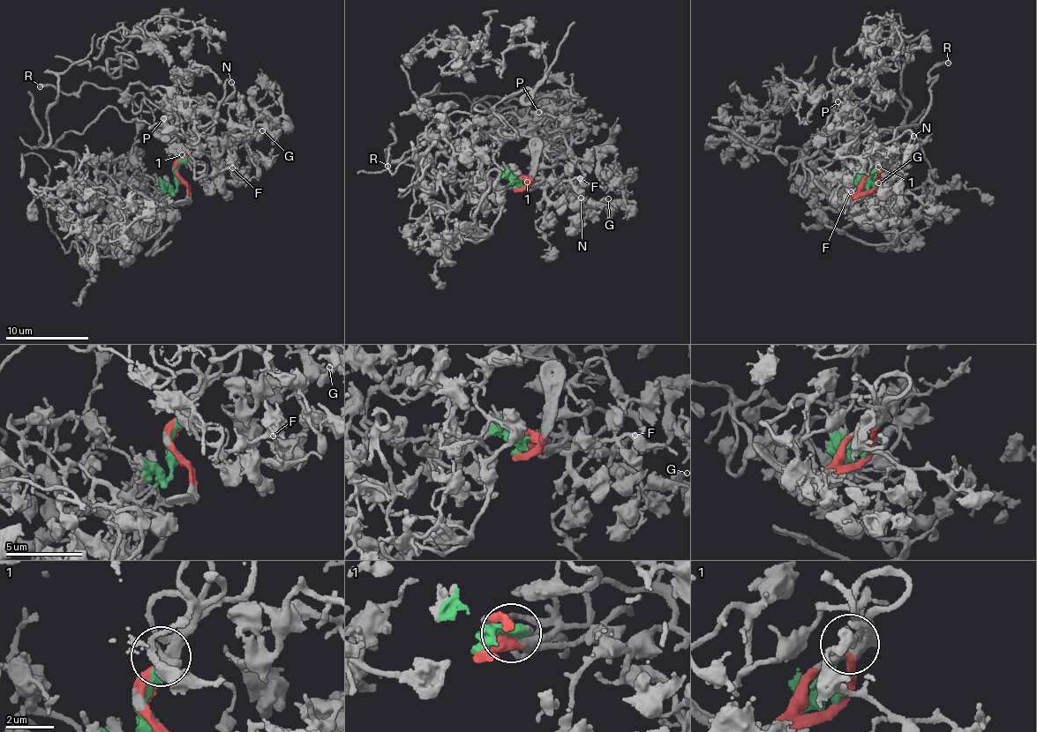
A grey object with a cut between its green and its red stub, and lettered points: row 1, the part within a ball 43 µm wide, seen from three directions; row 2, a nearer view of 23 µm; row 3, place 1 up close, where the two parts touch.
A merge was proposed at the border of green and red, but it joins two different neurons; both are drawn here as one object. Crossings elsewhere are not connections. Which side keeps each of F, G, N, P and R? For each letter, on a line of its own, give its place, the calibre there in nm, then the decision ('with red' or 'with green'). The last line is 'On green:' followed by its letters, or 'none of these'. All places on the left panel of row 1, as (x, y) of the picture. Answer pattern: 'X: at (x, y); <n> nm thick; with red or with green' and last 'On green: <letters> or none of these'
F: at (232, 168); 150 nm thick; with red
G: at (262, 130); 200 nm thick; with red
N: at (231, 82); 200 nm thick; with red
P: at (163, 118); 140 nm thick; with green
R: at (40, 86); 280 nm thick; with red
On green: P

